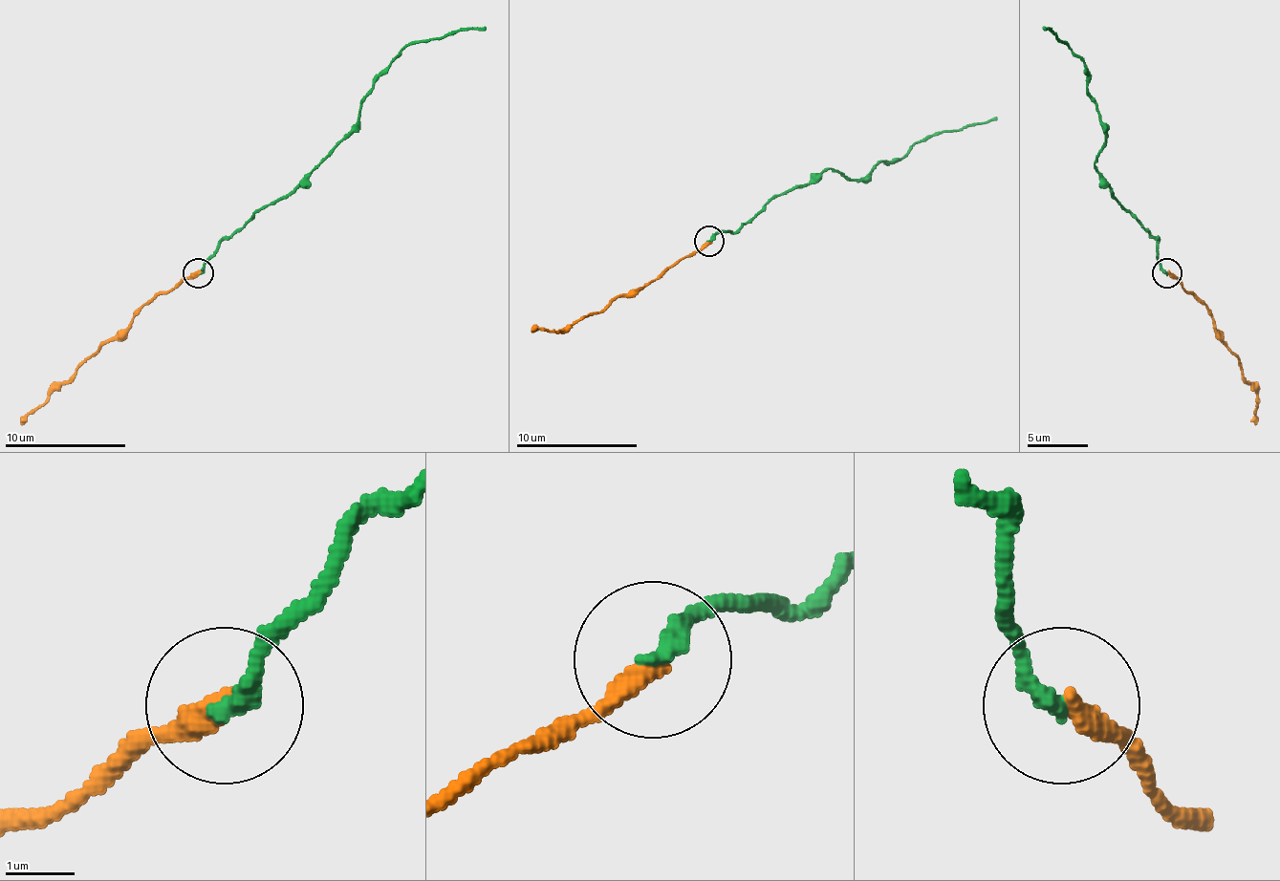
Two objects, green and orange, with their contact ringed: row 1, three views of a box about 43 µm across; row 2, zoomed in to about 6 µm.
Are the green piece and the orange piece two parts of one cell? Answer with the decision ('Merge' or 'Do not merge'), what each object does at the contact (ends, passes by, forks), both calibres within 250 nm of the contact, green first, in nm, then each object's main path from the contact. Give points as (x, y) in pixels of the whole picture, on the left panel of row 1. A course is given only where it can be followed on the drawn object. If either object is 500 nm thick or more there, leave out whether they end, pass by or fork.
Merge. At the ring green ends. At the ring orange ends. Thickness 280 nm (green) against 360 nm. Course of green: (199, 273), (223, 240), (229, 240), (263, 206), (281, 201), (350, 128), (368, 89), (411, 43), (487, 28). Course of orange: (199, 273), (160, 291), (126, 328), (105, 340), (20, 425)

